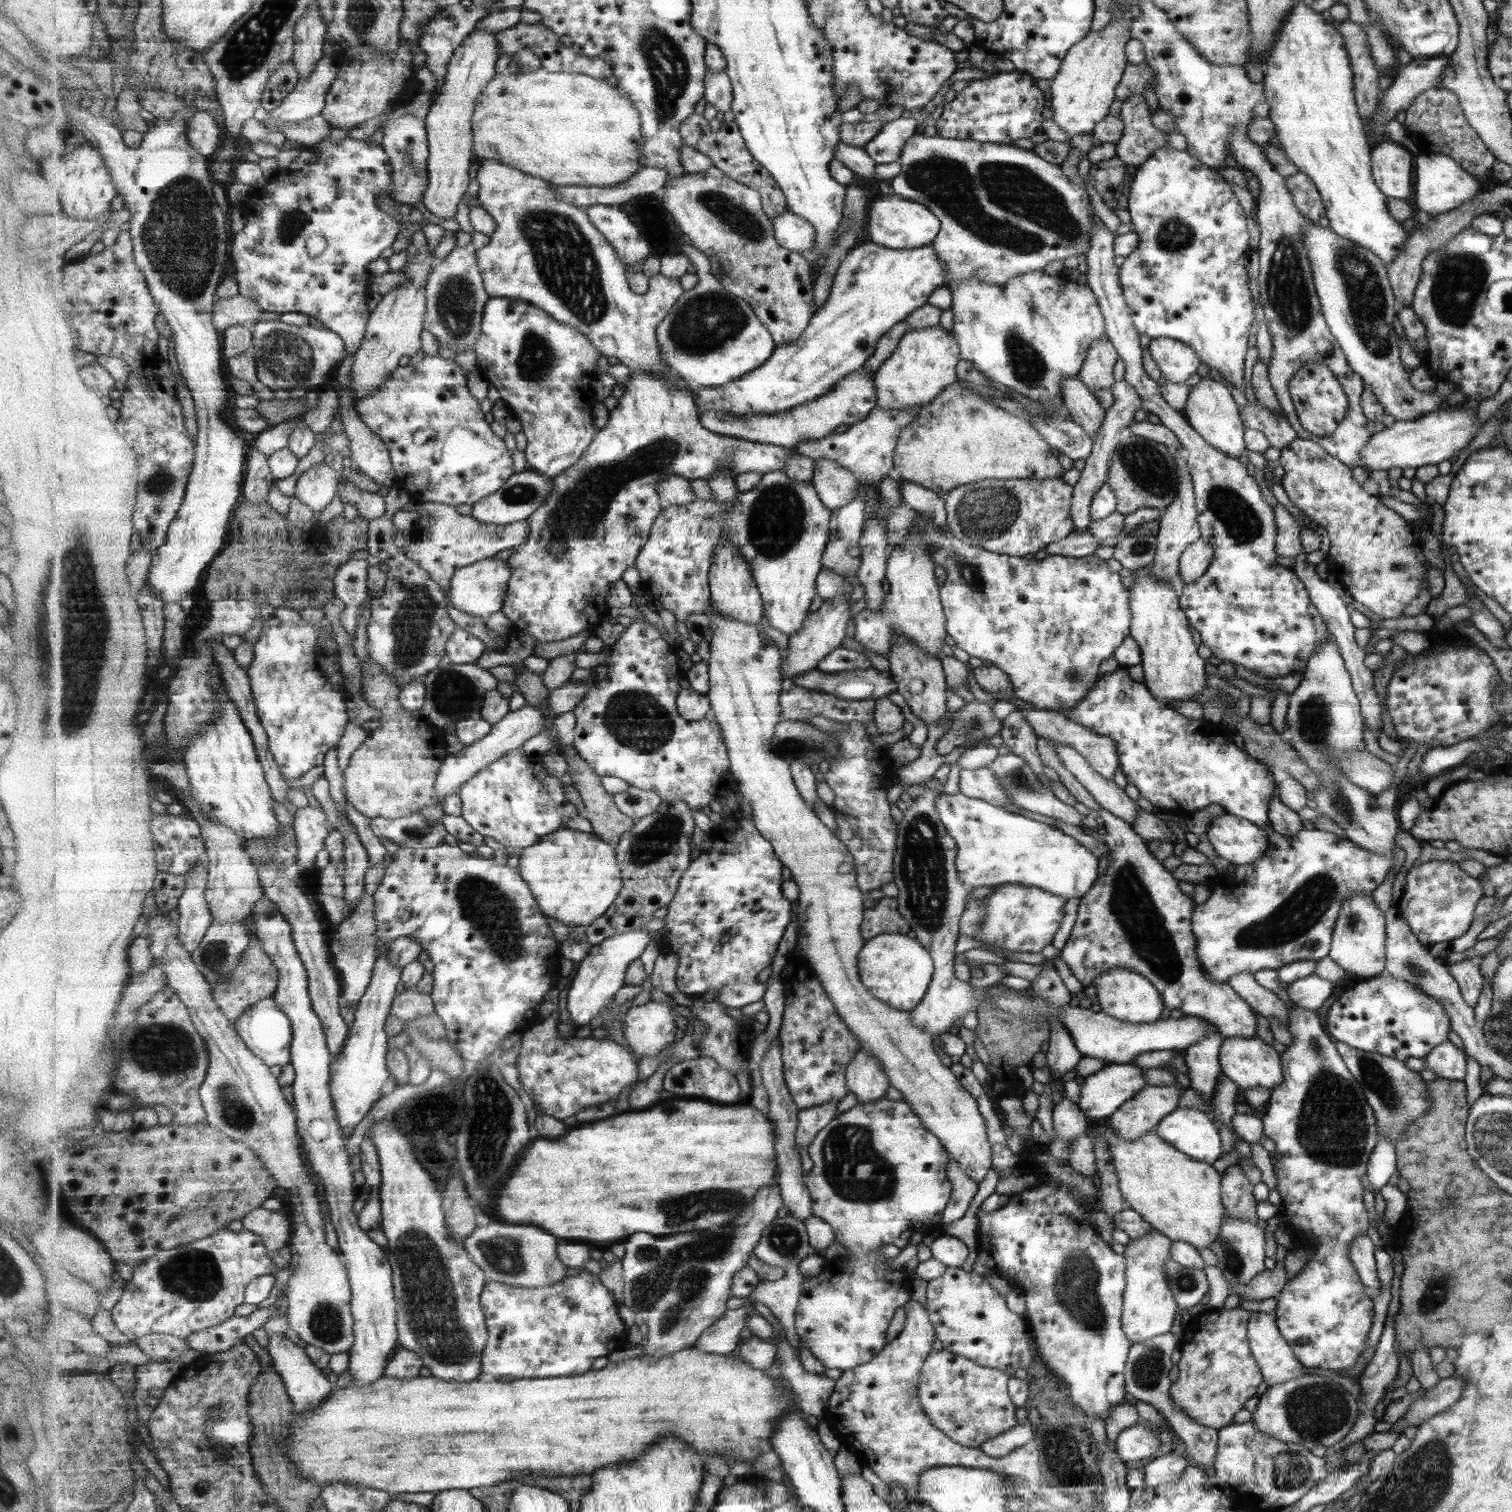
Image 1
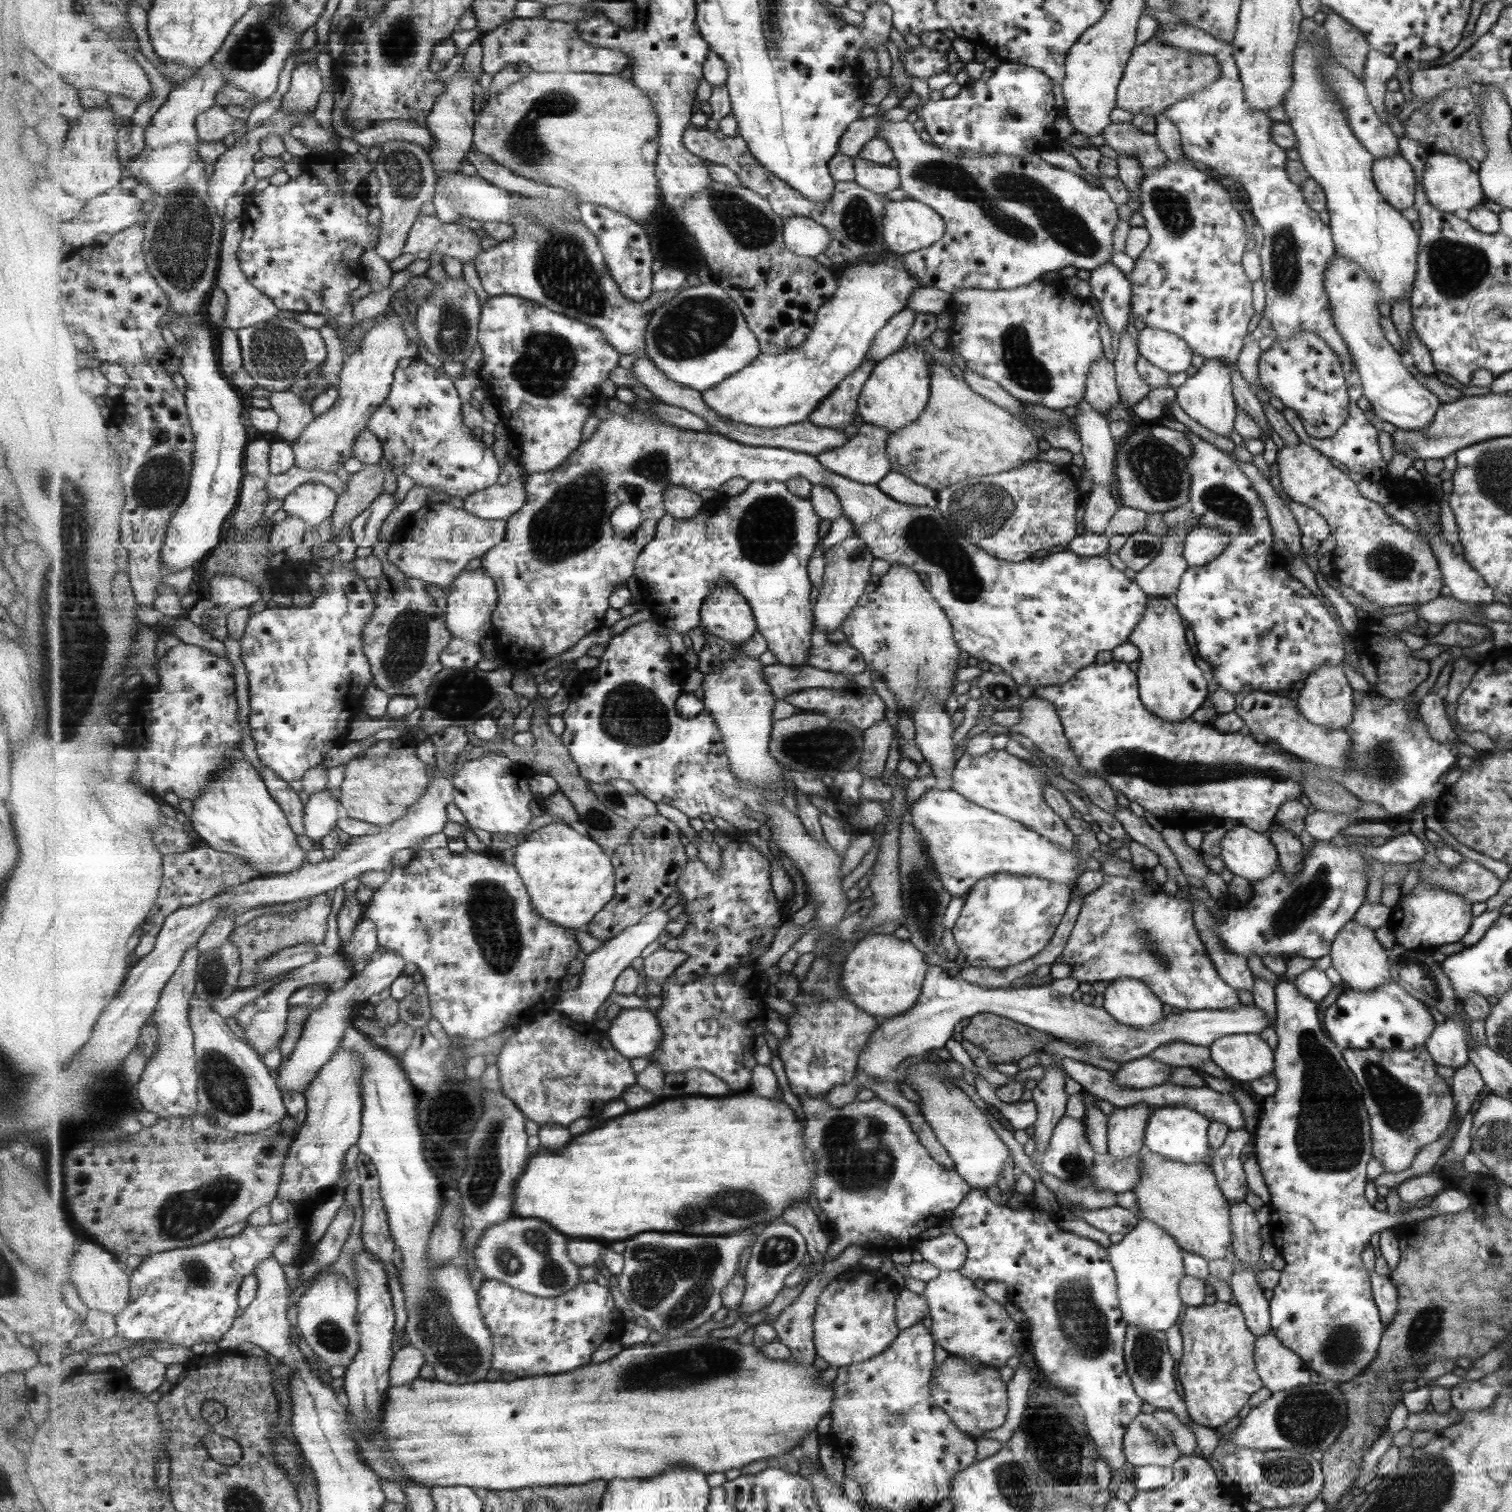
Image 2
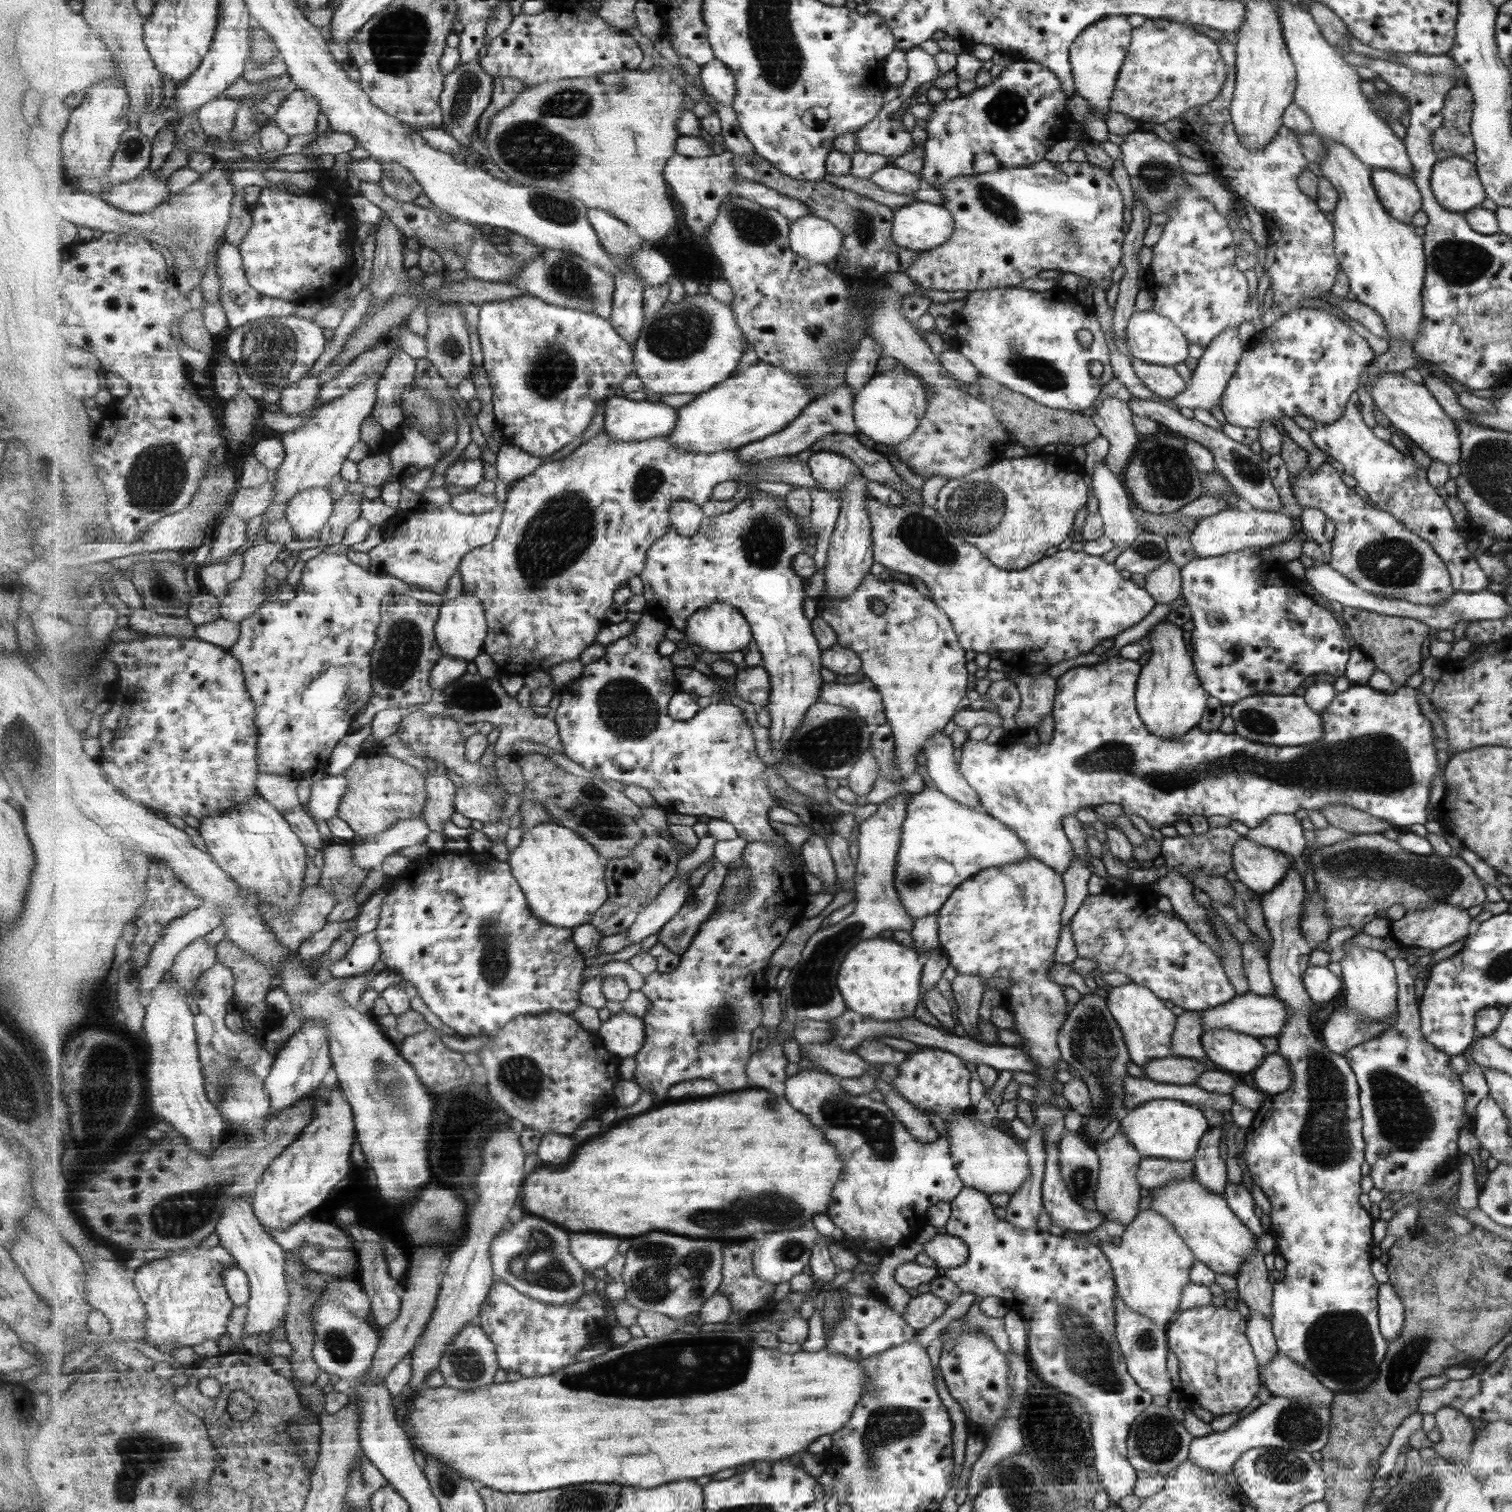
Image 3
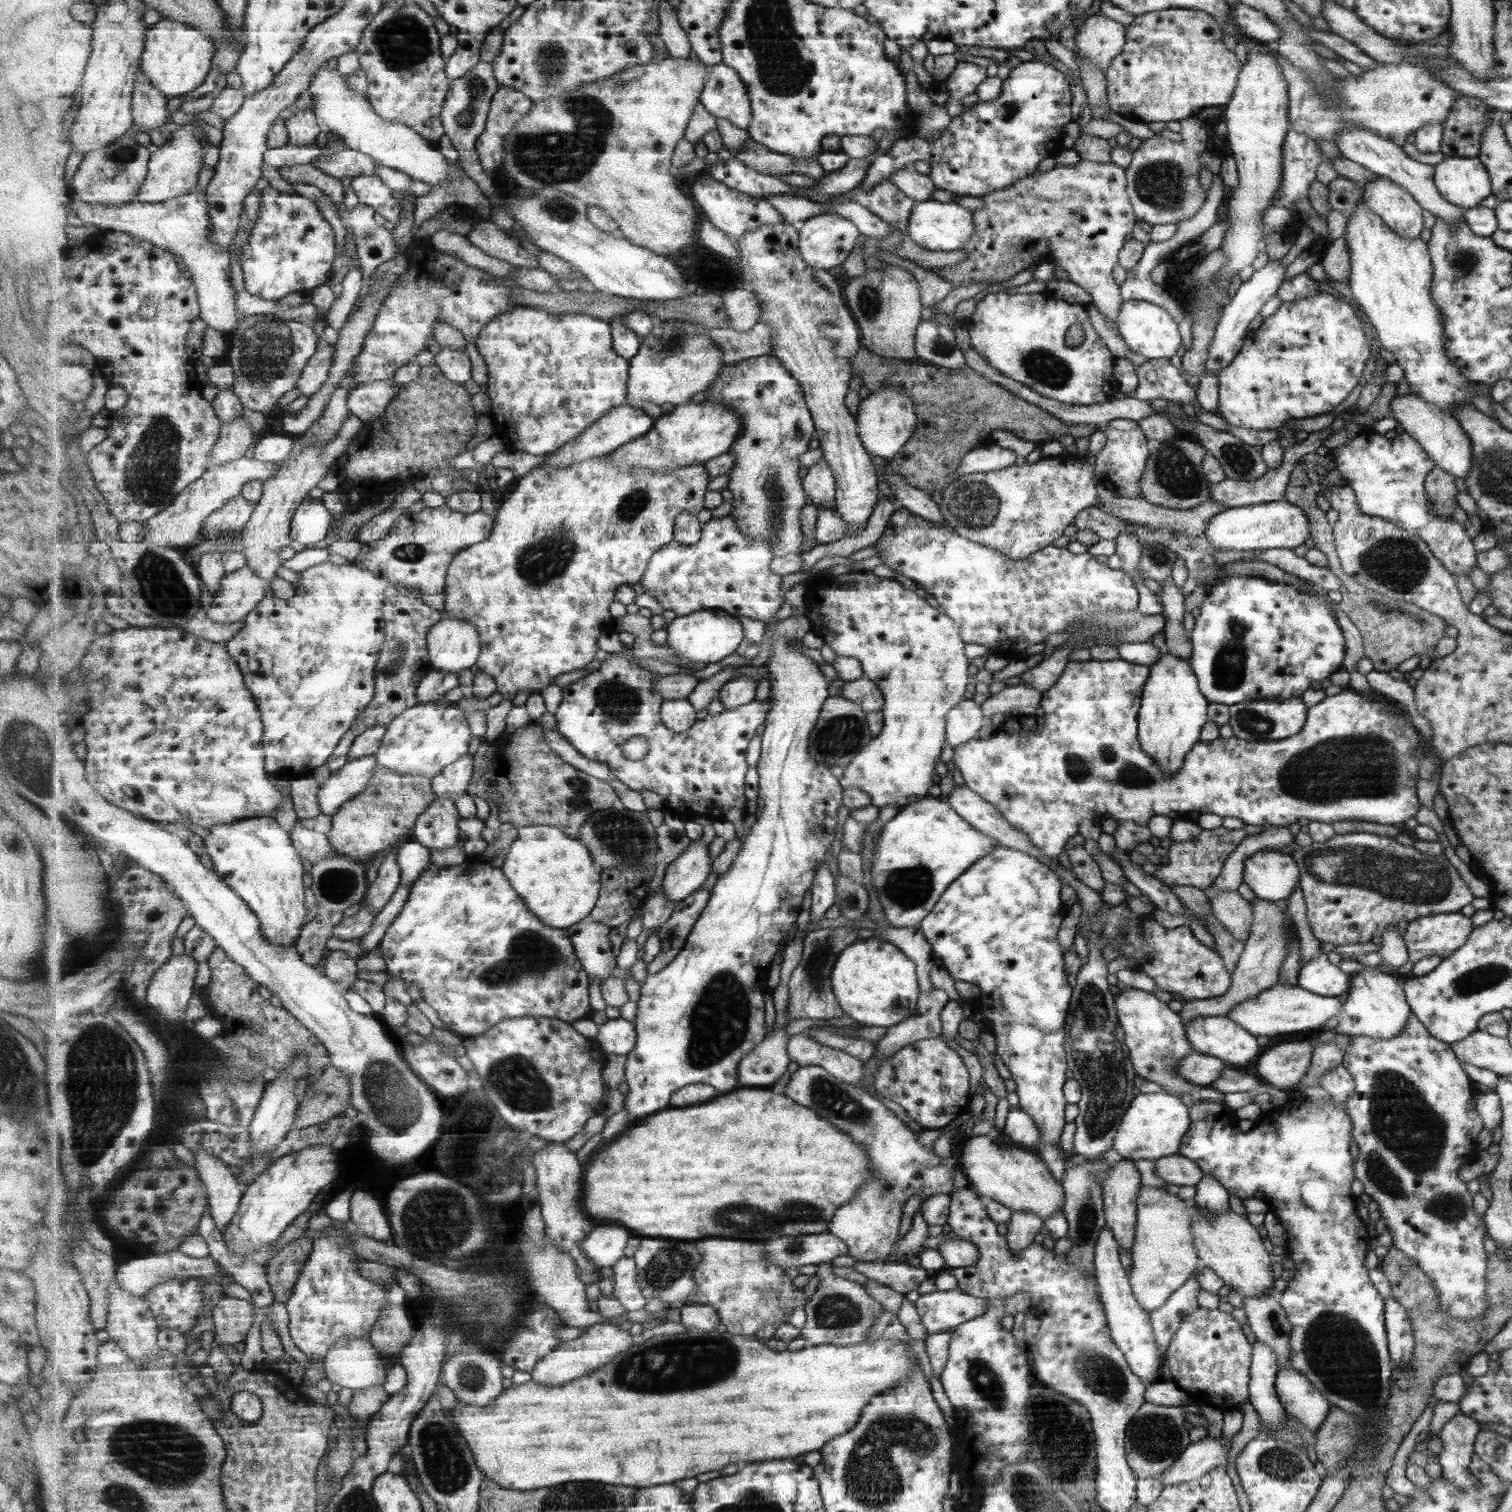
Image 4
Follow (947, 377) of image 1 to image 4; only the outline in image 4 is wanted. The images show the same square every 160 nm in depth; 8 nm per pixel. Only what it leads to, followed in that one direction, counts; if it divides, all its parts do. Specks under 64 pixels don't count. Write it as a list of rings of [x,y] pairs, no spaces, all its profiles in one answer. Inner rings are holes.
[[[884,388],[879,392],[866,394],[866,397],[859,403],[855,418],[862,447],[866,449],[867,453],[882,458],[884,462],[894,459],[917,427],[914,404],[908,396],[896,388]]]

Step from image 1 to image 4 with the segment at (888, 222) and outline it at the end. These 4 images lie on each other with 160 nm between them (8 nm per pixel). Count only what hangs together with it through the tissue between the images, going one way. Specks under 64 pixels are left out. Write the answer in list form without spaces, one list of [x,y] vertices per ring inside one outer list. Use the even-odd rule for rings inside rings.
[[[928,199],[914,203],[911,215],[907,219],[907,235],[922,248],[931,251],[952,252],[963,249],[967,240],[974,236],[974,224],[967,208],[961,208],[957,203],[941,203]]]

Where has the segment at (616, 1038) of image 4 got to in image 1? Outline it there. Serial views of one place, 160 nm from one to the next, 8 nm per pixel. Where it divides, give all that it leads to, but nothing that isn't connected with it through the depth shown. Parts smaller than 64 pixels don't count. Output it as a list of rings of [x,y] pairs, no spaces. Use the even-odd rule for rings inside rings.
[[[648,1001],[631,1006],[624,1022],[626,1042],[637,1054],[655,1056],[675,1042],[676,1004]]]

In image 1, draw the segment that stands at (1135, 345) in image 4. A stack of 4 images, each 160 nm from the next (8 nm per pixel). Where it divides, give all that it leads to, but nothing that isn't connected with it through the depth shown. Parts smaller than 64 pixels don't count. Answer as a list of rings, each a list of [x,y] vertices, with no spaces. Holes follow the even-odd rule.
[[[1154,338],[1143,341],[1150,357],[1160,373],[1172,383],[1183,382],[1199,366],[1199,357],[1189,345],[1170,338]]]

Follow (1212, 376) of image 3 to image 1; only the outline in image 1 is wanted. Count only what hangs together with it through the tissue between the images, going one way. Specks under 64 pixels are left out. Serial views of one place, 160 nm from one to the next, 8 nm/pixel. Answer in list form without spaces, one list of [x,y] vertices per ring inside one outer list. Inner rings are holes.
[[[1206,376],[1190,386],[1181,413],[1189,426],[1214,449],[1220,450],[1221,453],[1235,460],[1240,454],[1243,454],[1245,426],[1242,424],[1238,406],[1223,381],[1215,381]]]

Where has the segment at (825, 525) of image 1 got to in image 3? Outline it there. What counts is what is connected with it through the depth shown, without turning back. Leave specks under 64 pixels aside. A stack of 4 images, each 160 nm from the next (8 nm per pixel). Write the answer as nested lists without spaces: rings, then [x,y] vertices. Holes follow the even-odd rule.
[[[765,493],[767,495],[749,495],[731,511],[705,517],[701,528],[693,538],[681,536],[672,525],[670,531],[655,542],[648,552],[647,564],[640,577],[644,587],[643,596],[647,600],[644,612],[663,621],[667,626],[684,632],[687,619],[710,604],[730,604],[739,608],[752,626],[764,668],[771,675],[771,700],[768,709],[772,723],[769,727],[769,738],[770,750],[776,762],[771,768],[774,768],[795,792],[800,792],[807,799],[813,799],[815,805],[831,807],[827,777],[823,773],[805,772],[790,759],[791,739],[801,729],[801,724],[805,723],[809,710],[821,700],[821,691],[826,684],[821,674],[821,668],[824,668],[824,651],[819,648],[819,642],[813,634],[811,620],[808,620],[803,612],[806,597],[803,579],[792,567],[793,557],[803,552],[801,527],[793,519],[797,514],[789,508],[790,513],[783,509],[781,500],[784,498]]]

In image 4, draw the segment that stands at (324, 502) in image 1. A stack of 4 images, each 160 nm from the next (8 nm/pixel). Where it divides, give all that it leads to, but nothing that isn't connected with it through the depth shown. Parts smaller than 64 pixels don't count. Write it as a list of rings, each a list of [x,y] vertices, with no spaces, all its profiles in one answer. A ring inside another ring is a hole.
[[[307,497],[294,516],[291,538],[303,544],[319,544],[332,530],[332,518],[321,499]]]

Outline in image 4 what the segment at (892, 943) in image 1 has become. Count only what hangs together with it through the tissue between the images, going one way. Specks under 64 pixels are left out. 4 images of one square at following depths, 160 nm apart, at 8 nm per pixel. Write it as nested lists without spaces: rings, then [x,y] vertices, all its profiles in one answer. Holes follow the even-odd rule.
[[[872,936],[845,948],[832,972],[835,996],[845,1014],[865,1027],[884,1029],[911,1016],[917,1007],[915,966],[899,949]]]

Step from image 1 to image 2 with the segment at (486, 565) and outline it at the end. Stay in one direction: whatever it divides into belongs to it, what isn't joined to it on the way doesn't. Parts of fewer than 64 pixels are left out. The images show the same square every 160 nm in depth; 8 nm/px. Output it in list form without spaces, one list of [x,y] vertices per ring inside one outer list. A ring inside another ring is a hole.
[[[480,569],[463,571],[455,579],[454,586],[447,596],[446,625],[454,638],[462,638],[467,642],[482,642],[489,638],[489,628],[492,625],[492,616],[499,600],[499,593],[495,581]]]

